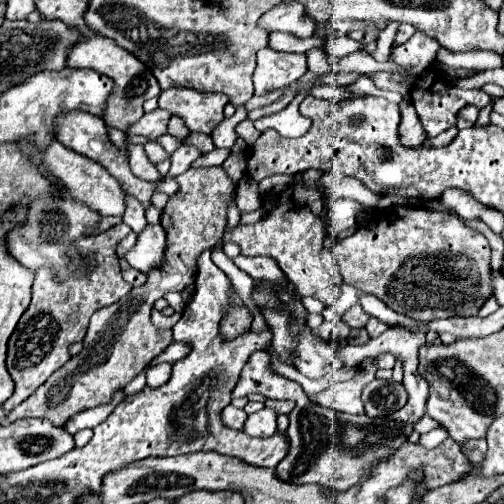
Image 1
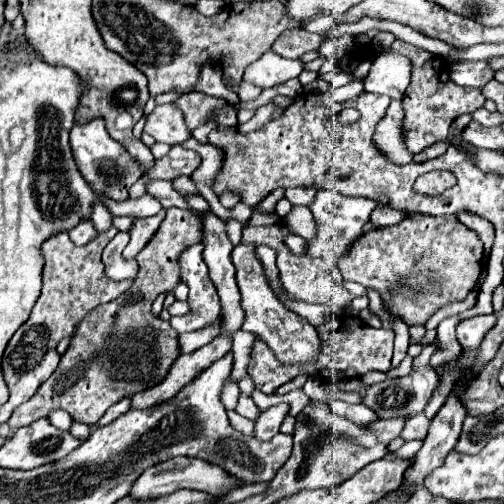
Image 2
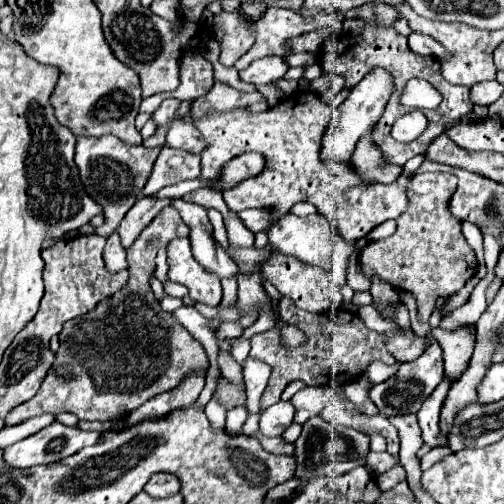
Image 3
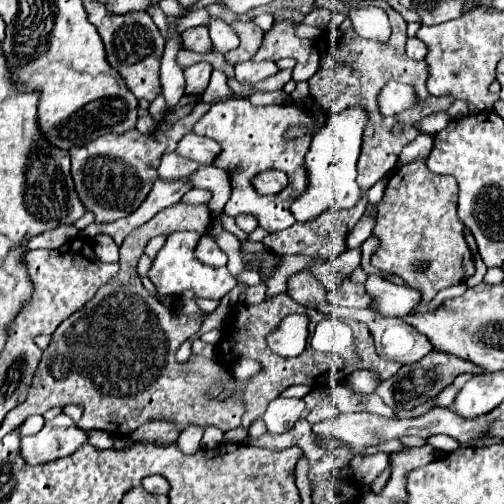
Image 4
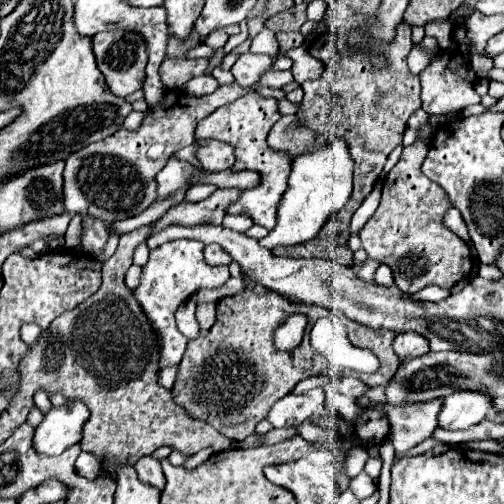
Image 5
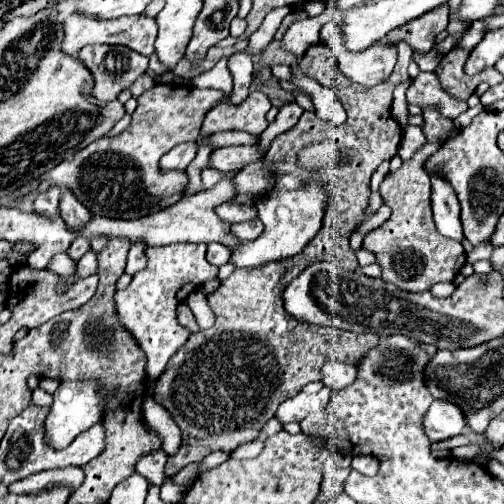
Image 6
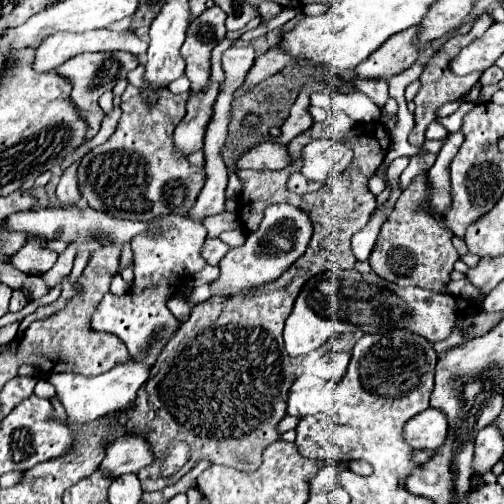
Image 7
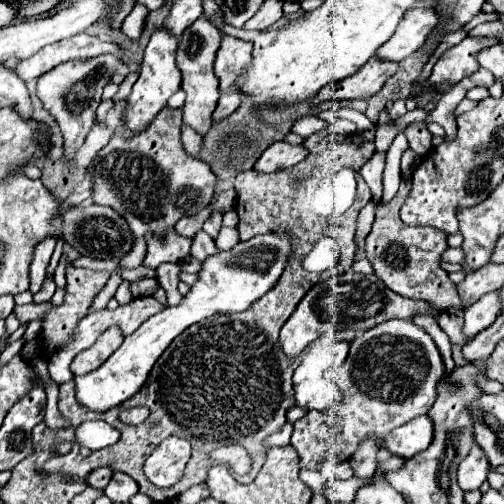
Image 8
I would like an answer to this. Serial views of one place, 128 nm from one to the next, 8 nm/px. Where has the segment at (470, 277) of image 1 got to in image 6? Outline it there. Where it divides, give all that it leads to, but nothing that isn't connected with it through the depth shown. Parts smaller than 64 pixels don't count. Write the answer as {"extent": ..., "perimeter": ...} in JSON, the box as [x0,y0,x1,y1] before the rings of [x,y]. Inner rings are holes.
{"extent":[362,110,466,292],"perimeter":[[[422,110],[422,116],[422,128],[428,136],[428,142],[420,150],[416,150],[410,160],[402,162],[396,172],[390,172],[380,184],[380,196],[384,204],[392,208],[392,214],[382,226],[368,232],[362,242],[366,250],[376,254],[376,260],[382,266],[382,278],[408,292],[424,292],[432,284],[452,282],[466,264],[464,246],[452,238],[442,236],[434,226],[432,184],[430,176],[424,172],[424,160],[428,160],[428,156],[440,148],[440,144],[444,142],[442,138],[446,138],[448,132],[454,130],[454,122],[446,120],[444,116],[436,116],[436,112]]]}

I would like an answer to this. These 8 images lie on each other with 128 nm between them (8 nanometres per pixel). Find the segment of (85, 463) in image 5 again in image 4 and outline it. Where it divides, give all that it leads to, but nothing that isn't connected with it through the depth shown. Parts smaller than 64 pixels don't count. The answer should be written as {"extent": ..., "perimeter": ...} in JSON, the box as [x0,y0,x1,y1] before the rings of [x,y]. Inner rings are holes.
{"extent":[89,430,115,450],"perimeter":[[[93,430],[89,432],[89,434],[90,434],[89,440],[90,445],[103,450],[114,448],[115,435],[99,430]]]}

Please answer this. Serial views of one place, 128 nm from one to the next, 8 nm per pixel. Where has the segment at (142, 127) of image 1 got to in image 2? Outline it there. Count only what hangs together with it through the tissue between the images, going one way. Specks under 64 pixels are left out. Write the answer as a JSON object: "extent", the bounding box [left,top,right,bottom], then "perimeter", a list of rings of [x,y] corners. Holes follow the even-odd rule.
{"extent":[146,104,190,146],"perimeter":[[[164,104],[156,106],[154,112],[146,116],[146,134],[154,136],[158,142],[174,146],[184,142],[190,136],[190,130],[186,128],[180,110],[172,104]]]}

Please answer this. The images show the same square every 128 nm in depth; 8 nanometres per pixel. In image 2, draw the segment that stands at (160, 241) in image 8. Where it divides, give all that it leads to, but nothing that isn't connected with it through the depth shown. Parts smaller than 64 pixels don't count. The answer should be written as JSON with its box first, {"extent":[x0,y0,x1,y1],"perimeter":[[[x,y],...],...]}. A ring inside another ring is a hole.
{"extent":[170,244,220,332],"perimeter":[[[194,244],[192,248],[184,250],[184,254],[180,256],[180,268],[182,268],[180,278],[190,288],[190,296],[188,296],[190,312],[180,318],[170,320],[170,324],[176,332],[200,330],[200,328],[206,328],[216,322],[220,300],[218,300],[218,292],[210,280],[208,266],[202,260],[202,250],[204,250],[204,246]]]}

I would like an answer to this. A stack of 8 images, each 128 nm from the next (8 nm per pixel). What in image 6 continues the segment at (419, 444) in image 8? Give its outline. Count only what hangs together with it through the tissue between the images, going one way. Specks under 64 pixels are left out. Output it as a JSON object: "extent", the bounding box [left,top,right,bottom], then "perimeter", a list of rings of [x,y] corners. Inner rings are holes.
{"extent":[424,400,472,442],"perimeter":[[[434,400],[424,416],[424,428],[430,442],[446,440],[456,434],[472,434],[464,412],[450,400]]]}

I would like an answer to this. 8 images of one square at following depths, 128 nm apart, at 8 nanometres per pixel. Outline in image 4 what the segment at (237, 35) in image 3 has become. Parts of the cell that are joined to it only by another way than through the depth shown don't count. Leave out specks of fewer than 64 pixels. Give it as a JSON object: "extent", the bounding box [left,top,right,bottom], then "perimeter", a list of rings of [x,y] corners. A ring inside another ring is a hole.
{"extent":[224,20,264,64],"perimeter":[[[234,20],[230,24],[234,28],[234,32],[240,38],[240,46],[236,50],[230,50],[224,54],[228,64],[238,64],[238,62],[246,62],[254,56],[256,48],[260,48],[260,40],[264,38],[264,30],[258,28],[254,22],[244,22],[244,20]]]}

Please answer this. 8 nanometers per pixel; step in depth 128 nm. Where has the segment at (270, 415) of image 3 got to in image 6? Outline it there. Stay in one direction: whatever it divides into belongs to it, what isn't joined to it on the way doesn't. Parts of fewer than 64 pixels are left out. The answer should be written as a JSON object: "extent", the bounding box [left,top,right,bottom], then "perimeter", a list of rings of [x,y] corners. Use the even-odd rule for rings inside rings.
{"extent":[276,390,312,424],"perimeter":[[[302,390],[302,392],[298,392],[296,396],[284,400],[284,402],[278,406],[276,420],[278,420],[280,424],[300,422],[300,420],[304,420],[310,412],[312,412],[312,396]]]}

